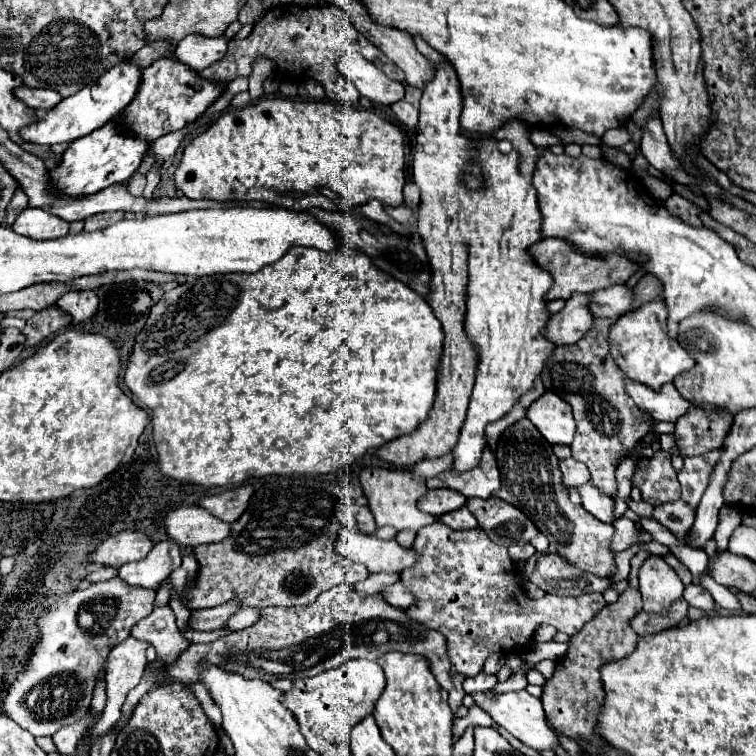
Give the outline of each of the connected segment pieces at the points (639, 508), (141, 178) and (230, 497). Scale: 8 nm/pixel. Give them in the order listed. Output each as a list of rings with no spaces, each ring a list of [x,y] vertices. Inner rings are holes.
[[[628,499],[628,507],[638,515],[638,517],[652,517],[652,511],[654,511],[654,505],[650,503],[644,503],[644,501],[634,501],[634,499]]]
[[[134,173],[130,179],[128,179],[128,191],[132,193],[132,195],[142,195],[142,191],[144,191],[144,185],[146,185],[146,175],[142,175],[142,173]]]
[[[238,485],[232,489],[226,489],[222,493],[216,495],[206,495],[200,499],[200,505],[210,511],[214,517],[226,521],[226,523],[234,523],[248,507],[250,497],[254,495],[254,487],[252,485]]]

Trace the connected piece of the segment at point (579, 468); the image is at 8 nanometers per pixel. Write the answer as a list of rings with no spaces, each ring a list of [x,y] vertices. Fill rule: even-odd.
[[[564,459],[562,461],[562,483],[564,487],[576,487],[590,481],[588,467],[584,463],[578,463],[576,459]]]

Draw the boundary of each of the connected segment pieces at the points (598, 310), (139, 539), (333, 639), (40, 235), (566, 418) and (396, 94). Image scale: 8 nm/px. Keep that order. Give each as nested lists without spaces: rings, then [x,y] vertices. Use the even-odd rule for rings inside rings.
[[[610,285],[602,291],[592,293],[592,311],[598,317],[618,319],[632,309],[634,289],[628,285]]]
[[[120,531],[114,537],[108,537],[92,555],[90,559],[100,565],[120,567],[130,561],[144,559],[154,543],[142,531]]]
[[[338,585],[330,591],[324,591],[312,605],[306,607],[266,607],[262,609],[262,619],[242,631],[230,633],[214,643],[196,643],[190,645],[172,667],[168,669],[168,675],[176,683],[196,683],[198,681],[198,659],[210,659],[212,663],[224,665],[228,671],[238,671],[240,675],[248,679],[262,679],[262,681],[276,681],[276,679],[300,679],[300,677],[314,677],[322,671],[334,669],[348,659],[364,657],[364,659],[380,659],[388,651],[400,651],[400,653],[412,653],[428,659],[432,673],[436,675],[436,681],[448,691],[450,709],[452,713],[458,711],[464,699],[462,691],[462,675],[450,675],[450,661],[446,659],[446,639],[442,639],[440,633],[430,631],[428,627],[422,627],[420,623],[414,623],[406,617],[402,609],[396,609],[388,605],[382,597],[362,597],[354,591],[352,585]]]
[[[26,207],[12,229],[18,235],[30,237],[30,239],[58,239],[68,233],[68,221],[58,219],[56,215],[50,215],[44,209]]]
[[[546,391],[540,399],[536,399],[528,411],[528,419],[534,423],[534,427],[546,437],[548,443],[556,445],[570,445],[576,435],[576,423],[570,411],[570,405],[554,395],[552,391]]]
[[[358,53],[342,55],[338,67],[356,85],[360,95],[370,101],[392,105],[404,97],[404,85],[400,81],[386,77],[384,71]]]

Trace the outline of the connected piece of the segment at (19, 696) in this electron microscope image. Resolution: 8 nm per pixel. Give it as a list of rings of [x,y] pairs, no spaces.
[[[114,577],[104,583],[92,583],[84,591],[48,607],[36,621],[40,641],[34,645],[30,665],[16,677],[4,697],[4,713],[34,737],[54,735],[58,727],[78,721],[92,701],[96,675],[104,669],[104,657],[110,647],[130,635],[130,627],[154,609],[156,591],[130,587]]]

